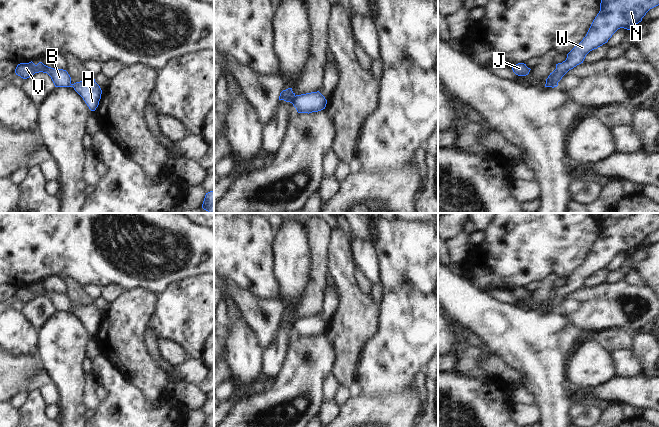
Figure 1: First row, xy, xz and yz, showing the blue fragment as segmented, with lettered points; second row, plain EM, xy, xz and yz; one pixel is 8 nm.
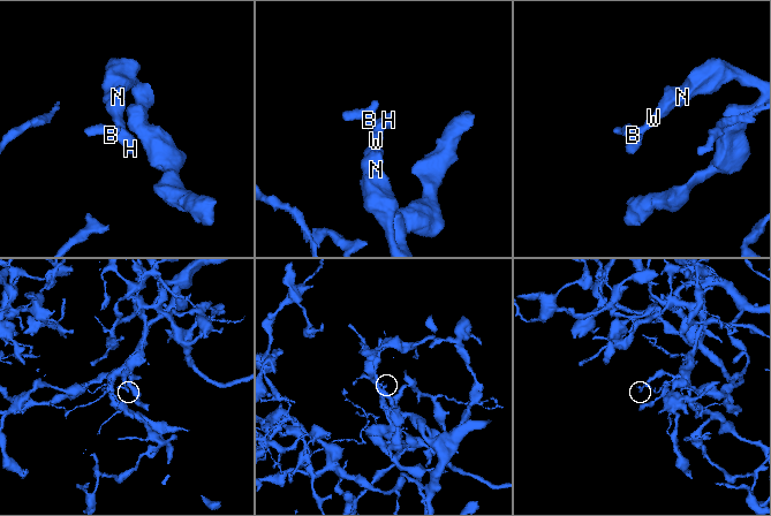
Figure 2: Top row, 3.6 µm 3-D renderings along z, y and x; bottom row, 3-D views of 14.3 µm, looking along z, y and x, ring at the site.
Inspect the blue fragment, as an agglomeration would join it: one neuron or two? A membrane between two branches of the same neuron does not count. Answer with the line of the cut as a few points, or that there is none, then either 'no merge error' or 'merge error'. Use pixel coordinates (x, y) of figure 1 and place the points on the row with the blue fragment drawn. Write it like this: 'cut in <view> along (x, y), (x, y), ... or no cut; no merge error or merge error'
cut in xz along (295, 96), (292, 103); merge error

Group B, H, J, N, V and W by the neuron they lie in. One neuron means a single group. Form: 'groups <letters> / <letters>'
groups B J V / H N W

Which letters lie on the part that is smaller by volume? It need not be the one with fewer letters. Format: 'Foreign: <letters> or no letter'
Foreign: B, J, V

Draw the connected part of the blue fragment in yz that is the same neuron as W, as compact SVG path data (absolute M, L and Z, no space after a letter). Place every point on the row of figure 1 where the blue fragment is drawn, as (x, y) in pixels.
M601 0L600 11L593 20L586 36L568 54L565 61L556 64L545 87L557 87L562 77L583 63L586 55L607 43L620 28L630 30L642 21L646 13L659 5L659 0Z

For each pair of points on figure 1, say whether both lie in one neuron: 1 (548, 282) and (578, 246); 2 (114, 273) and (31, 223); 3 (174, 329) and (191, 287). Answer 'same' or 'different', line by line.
1: different
2: same
3: same

